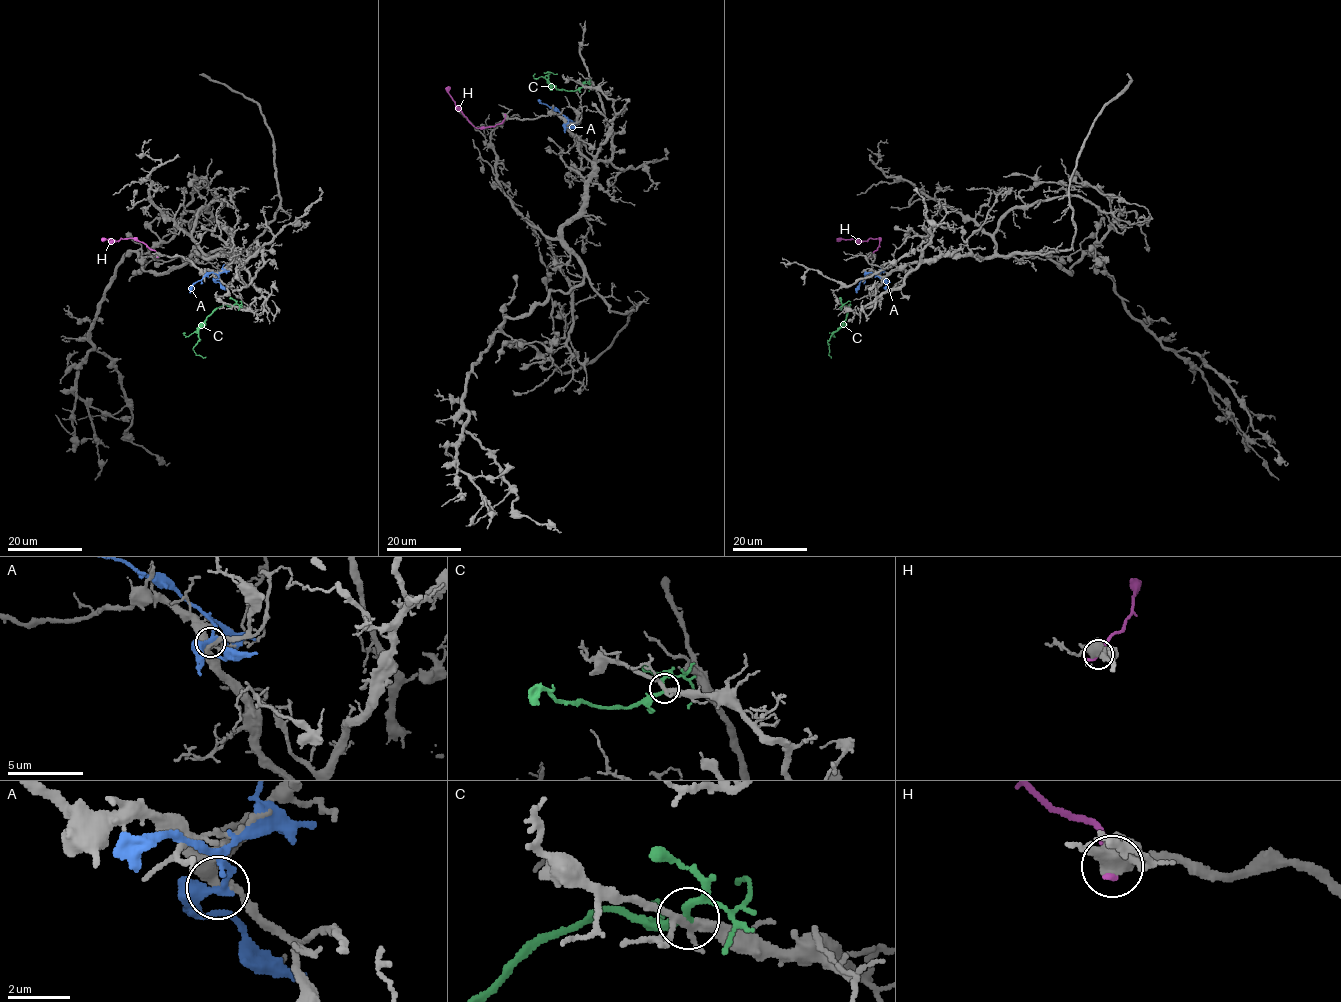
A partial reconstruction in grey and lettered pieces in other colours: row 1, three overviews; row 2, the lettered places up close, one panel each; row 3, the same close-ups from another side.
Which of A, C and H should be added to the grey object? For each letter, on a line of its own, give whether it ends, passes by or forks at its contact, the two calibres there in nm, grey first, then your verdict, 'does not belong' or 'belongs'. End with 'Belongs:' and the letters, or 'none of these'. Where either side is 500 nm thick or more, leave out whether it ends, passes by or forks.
A: it passes by; calibres 360 and 340 nm; does not belong
C: it passes by; calibres 240 and 240 nm; belongs
H: calibres 500 and 240 nm; does not belong
Belongs: C

